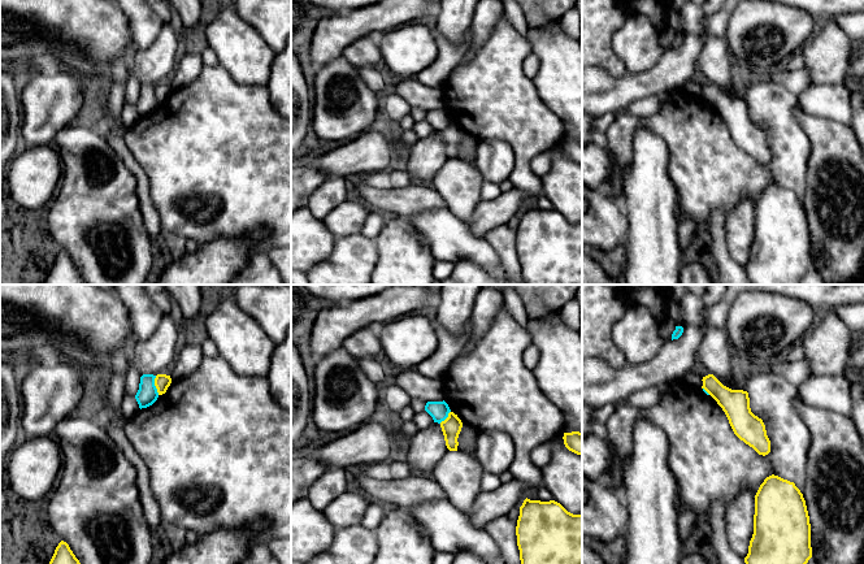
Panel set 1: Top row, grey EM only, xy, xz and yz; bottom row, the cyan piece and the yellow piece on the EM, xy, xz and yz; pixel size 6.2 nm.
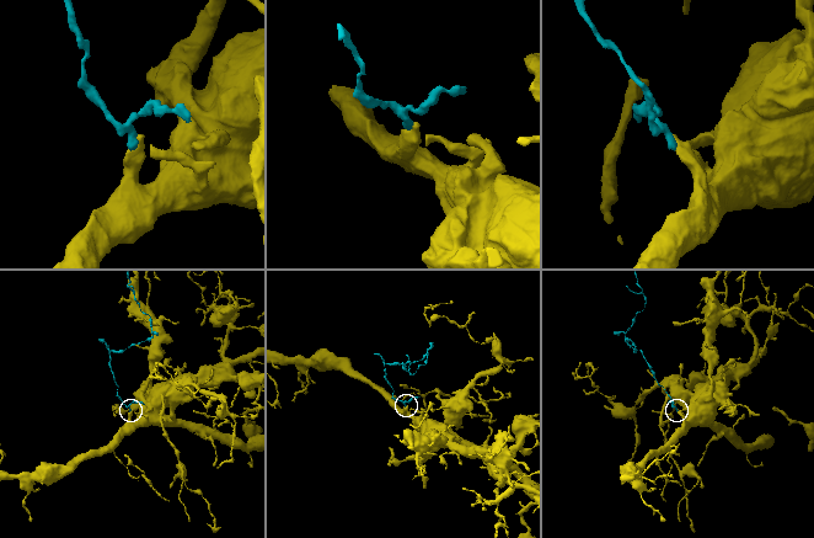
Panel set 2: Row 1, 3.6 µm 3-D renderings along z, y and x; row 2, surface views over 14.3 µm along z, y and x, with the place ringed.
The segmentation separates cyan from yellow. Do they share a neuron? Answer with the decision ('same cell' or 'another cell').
another cell

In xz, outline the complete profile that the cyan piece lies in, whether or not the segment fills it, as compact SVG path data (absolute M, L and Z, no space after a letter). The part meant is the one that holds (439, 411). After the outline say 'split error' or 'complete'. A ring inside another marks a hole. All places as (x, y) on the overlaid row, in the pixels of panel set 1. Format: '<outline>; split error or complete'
M427 402L425 411L433 417L434 422L440 424L448 417L451 412L448 404L443 402Z; complete

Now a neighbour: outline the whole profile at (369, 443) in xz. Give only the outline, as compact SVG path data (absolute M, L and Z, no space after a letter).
M365 422L347 435L314 450L309 456L330 468L355 470L368 464L387 461L395 447L392 431L379 424Z

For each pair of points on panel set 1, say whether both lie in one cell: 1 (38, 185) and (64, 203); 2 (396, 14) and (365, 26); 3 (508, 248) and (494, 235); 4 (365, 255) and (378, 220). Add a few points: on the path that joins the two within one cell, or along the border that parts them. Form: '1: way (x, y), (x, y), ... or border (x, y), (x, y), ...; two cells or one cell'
1: border (61, 166), (59, 187), (53, 199), (47, 205); two cells
2: way (389, 14), (373, 20); one cell
3: way (504, 244), (498, 238); one cell
4: border (360, 233), (373, 239); two cells

